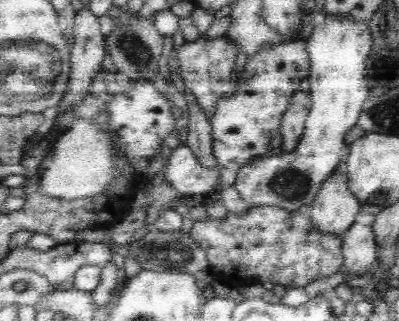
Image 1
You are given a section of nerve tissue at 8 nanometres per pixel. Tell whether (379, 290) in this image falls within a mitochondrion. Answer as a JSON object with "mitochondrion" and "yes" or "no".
{"mitochondrion":"no"}

